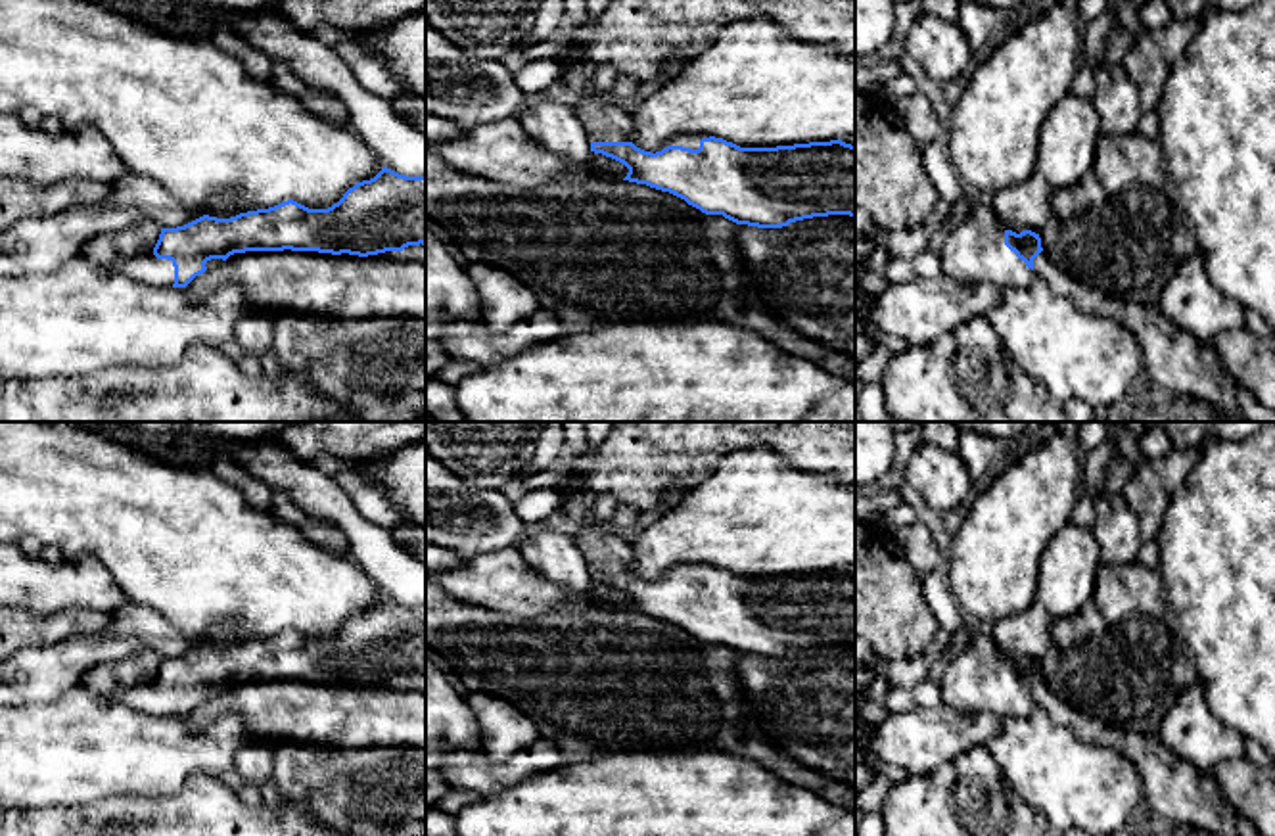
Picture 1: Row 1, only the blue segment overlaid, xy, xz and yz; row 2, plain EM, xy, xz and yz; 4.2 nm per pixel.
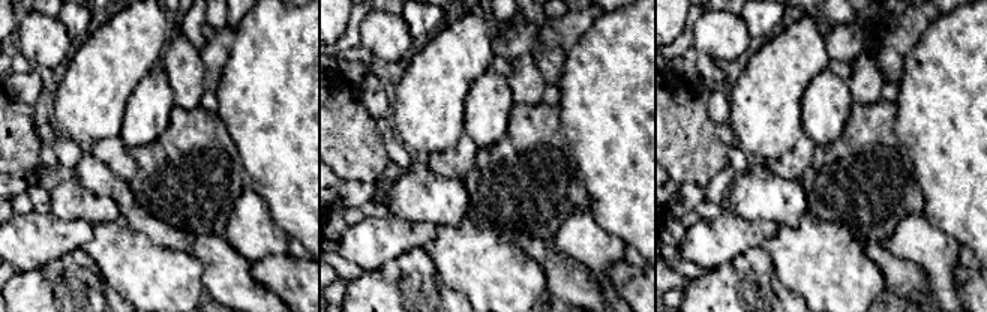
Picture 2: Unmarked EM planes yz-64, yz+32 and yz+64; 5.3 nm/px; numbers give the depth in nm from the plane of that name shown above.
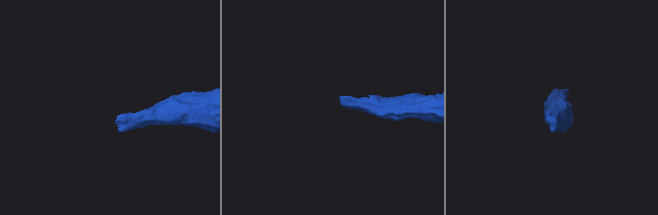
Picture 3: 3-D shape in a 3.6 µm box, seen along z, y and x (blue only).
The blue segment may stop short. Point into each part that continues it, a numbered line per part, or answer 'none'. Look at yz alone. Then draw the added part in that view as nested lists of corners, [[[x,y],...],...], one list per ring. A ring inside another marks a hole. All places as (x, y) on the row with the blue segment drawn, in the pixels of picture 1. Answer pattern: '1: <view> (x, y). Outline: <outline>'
1: yz (974, 252). Outline: [[[987,199],[953,224],[939,249],[939,263],[941,272],[961,284],[993,284],[1005,290],[1024,288],[1035,278],[1035,270],[1005,245],[1005,226]]]

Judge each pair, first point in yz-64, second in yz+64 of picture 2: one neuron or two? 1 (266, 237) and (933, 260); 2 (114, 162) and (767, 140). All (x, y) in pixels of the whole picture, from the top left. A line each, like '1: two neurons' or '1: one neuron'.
1: one neuron
2: two neurons

